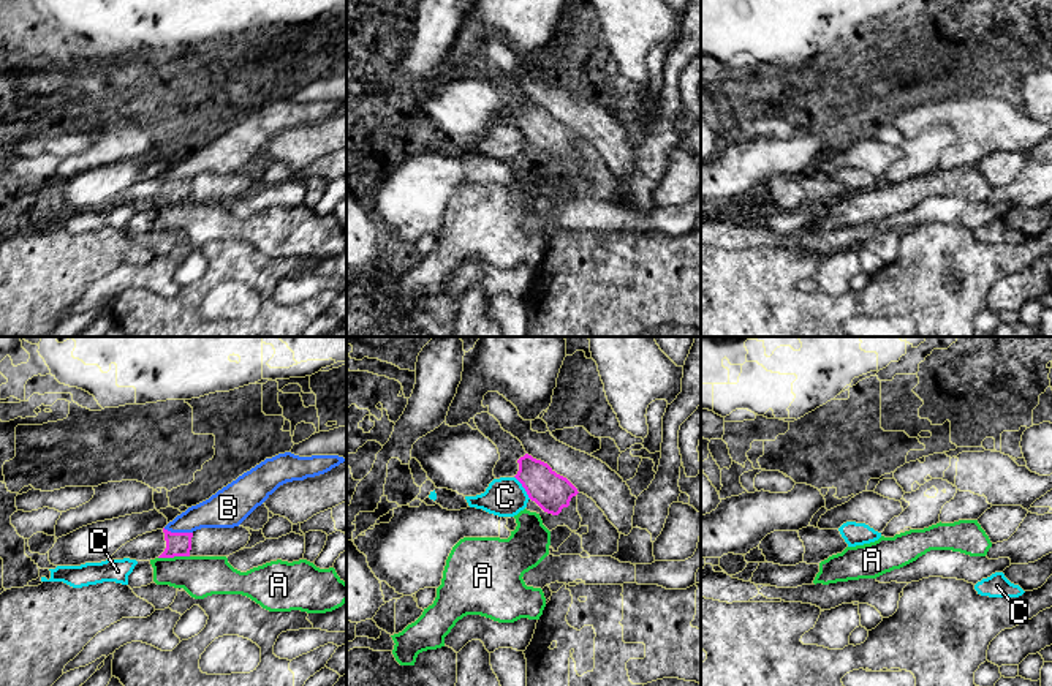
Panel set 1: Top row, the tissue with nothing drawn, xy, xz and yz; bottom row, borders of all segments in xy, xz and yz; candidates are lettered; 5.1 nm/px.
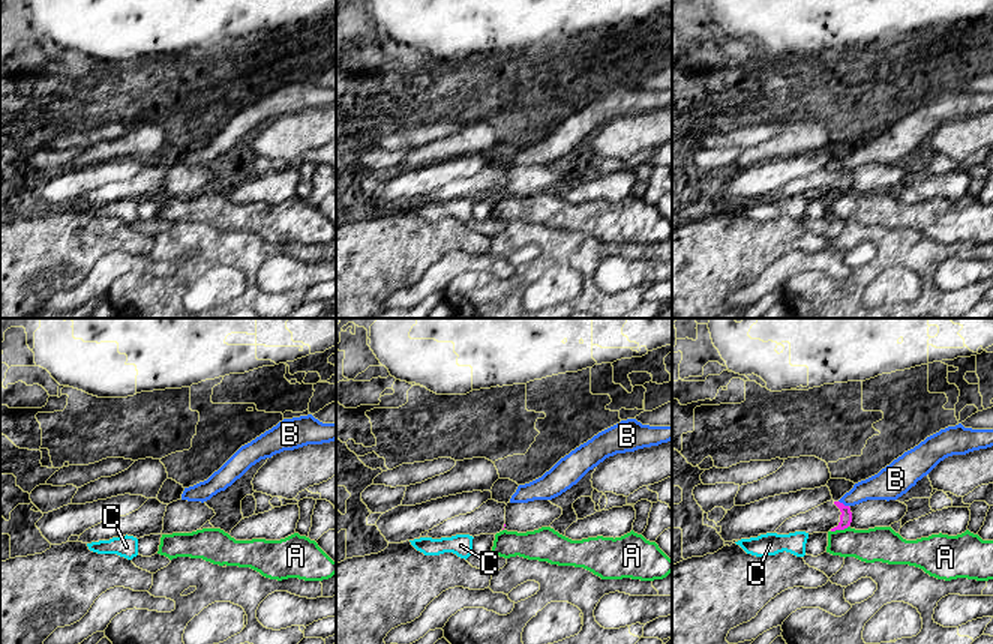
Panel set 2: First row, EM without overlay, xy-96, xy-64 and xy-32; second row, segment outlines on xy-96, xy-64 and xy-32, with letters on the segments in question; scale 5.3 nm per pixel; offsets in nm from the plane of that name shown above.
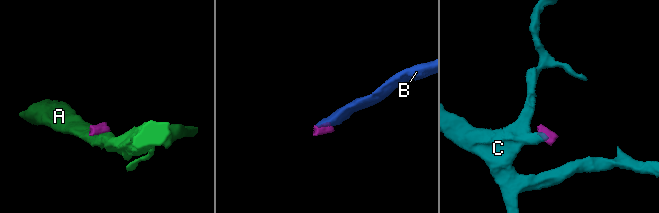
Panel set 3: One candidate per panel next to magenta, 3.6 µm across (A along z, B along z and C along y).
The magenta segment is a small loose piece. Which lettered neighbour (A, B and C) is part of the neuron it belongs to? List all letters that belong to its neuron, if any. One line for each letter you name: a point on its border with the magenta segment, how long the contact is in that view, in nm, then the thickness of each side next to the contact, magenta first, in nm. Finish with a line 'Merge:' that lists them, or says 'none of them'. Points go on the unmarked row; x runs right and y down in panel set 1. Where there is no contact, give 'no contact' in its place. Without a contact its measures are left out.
Merge: none of them

